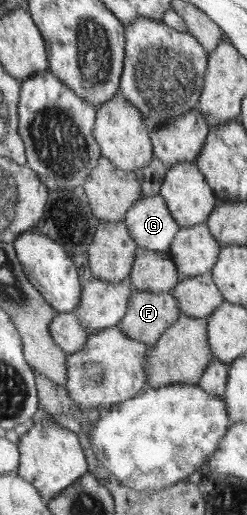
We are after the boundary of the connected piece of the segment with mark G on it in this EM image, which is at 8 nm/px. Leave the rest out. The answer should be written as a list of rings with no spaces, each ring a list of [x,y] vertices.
[[[160,194],[144,196],[130,207],[125,221],[138,247],[169,252],[181,226]]]

